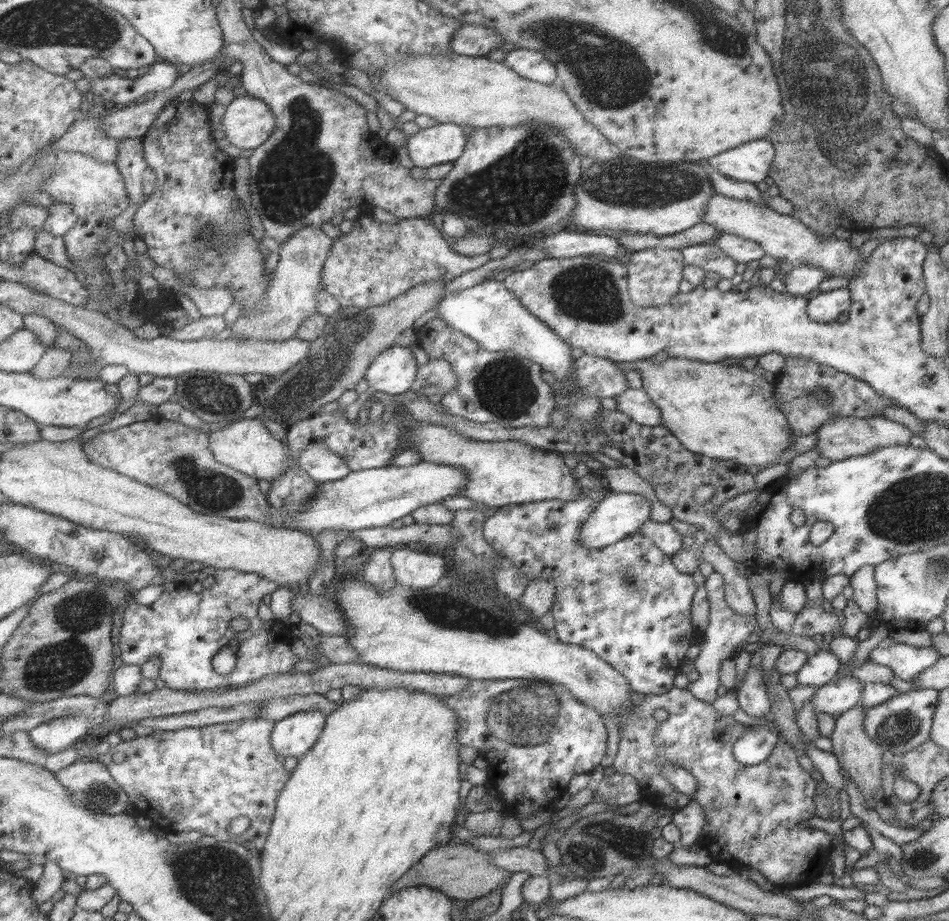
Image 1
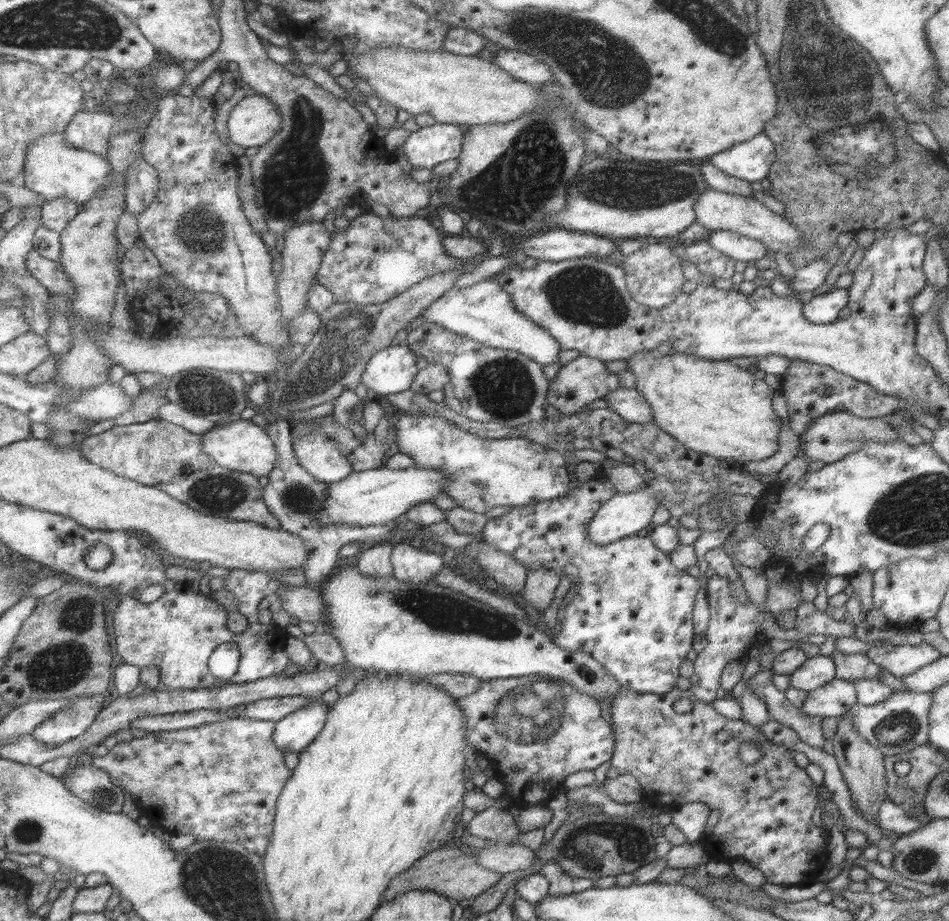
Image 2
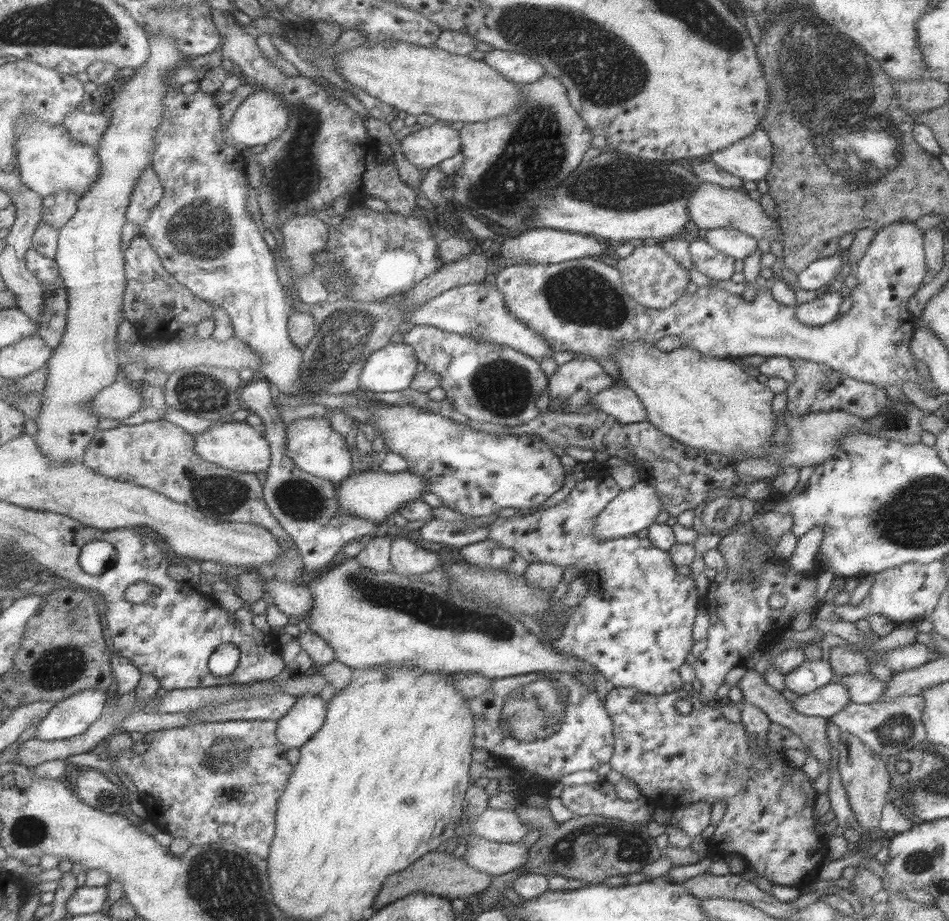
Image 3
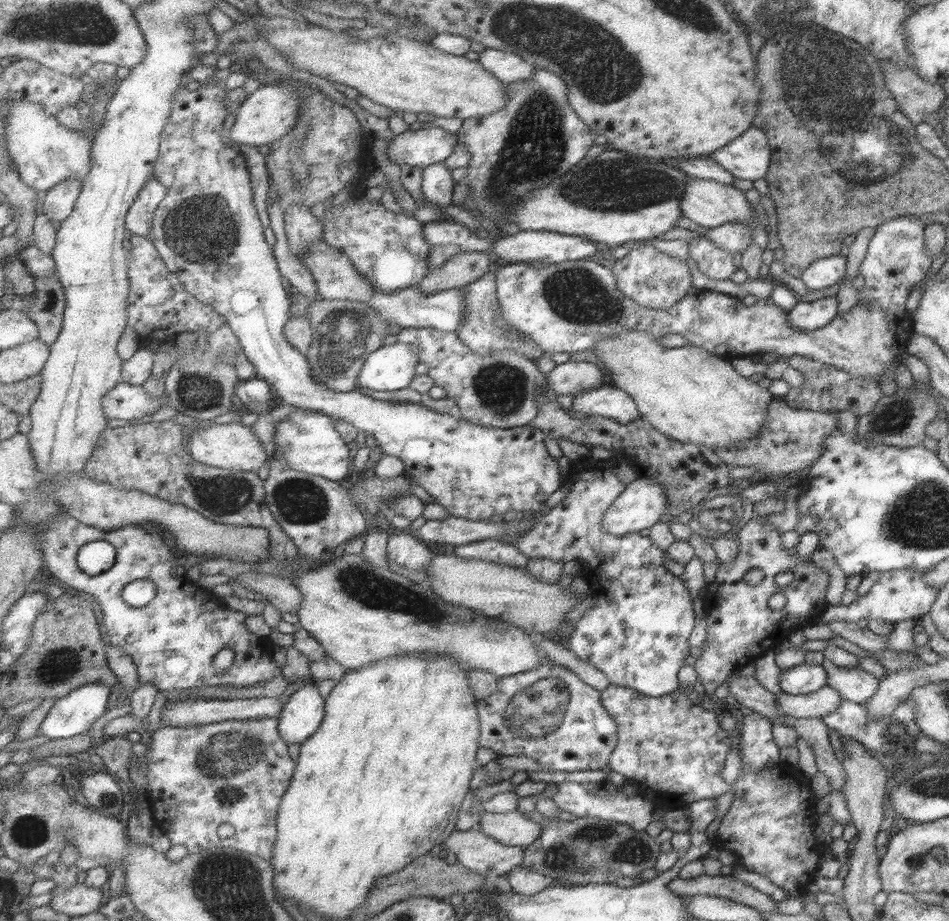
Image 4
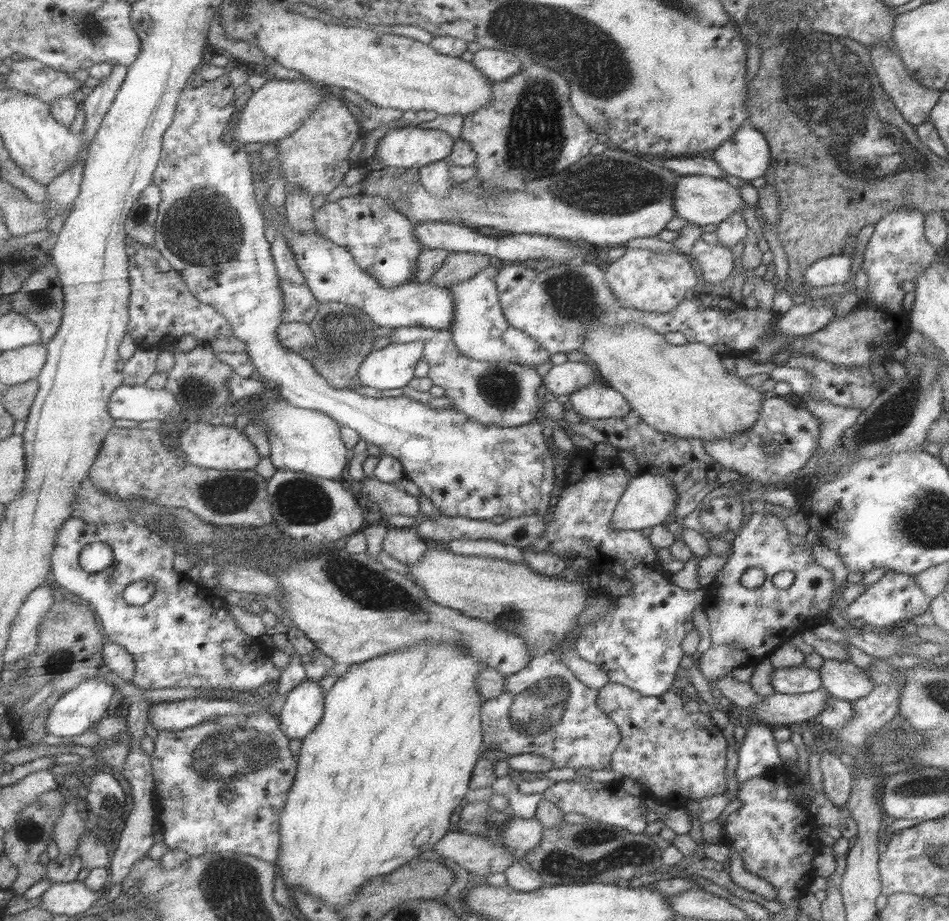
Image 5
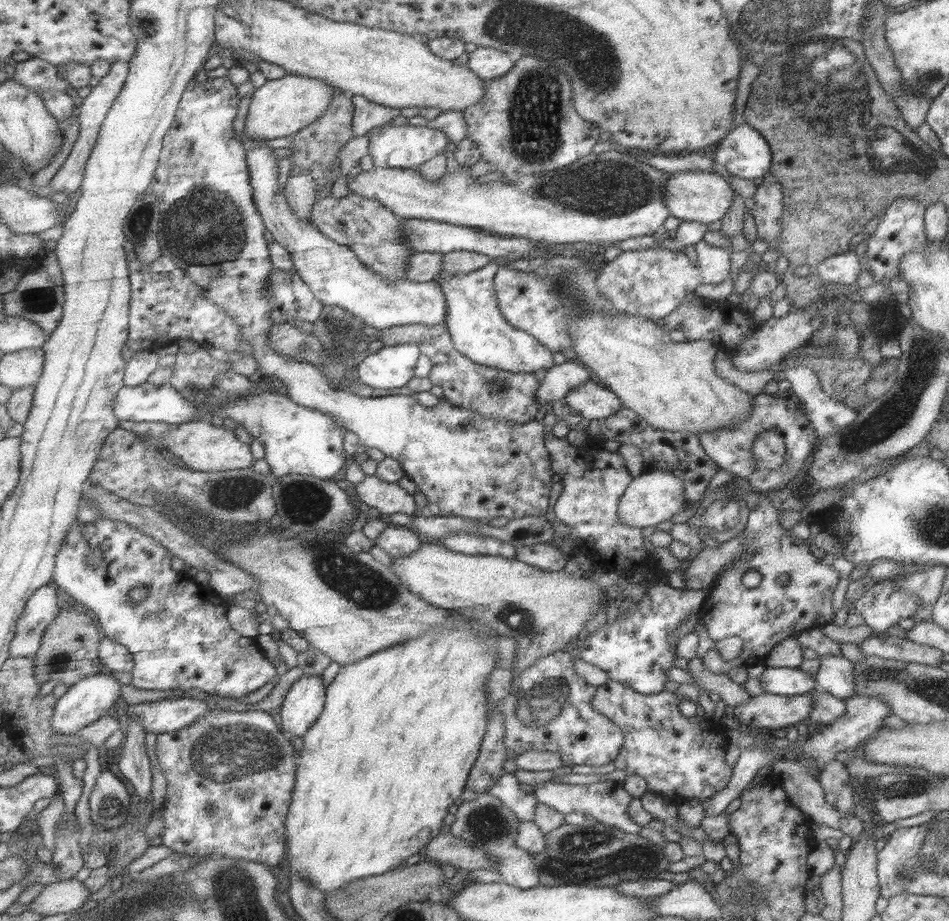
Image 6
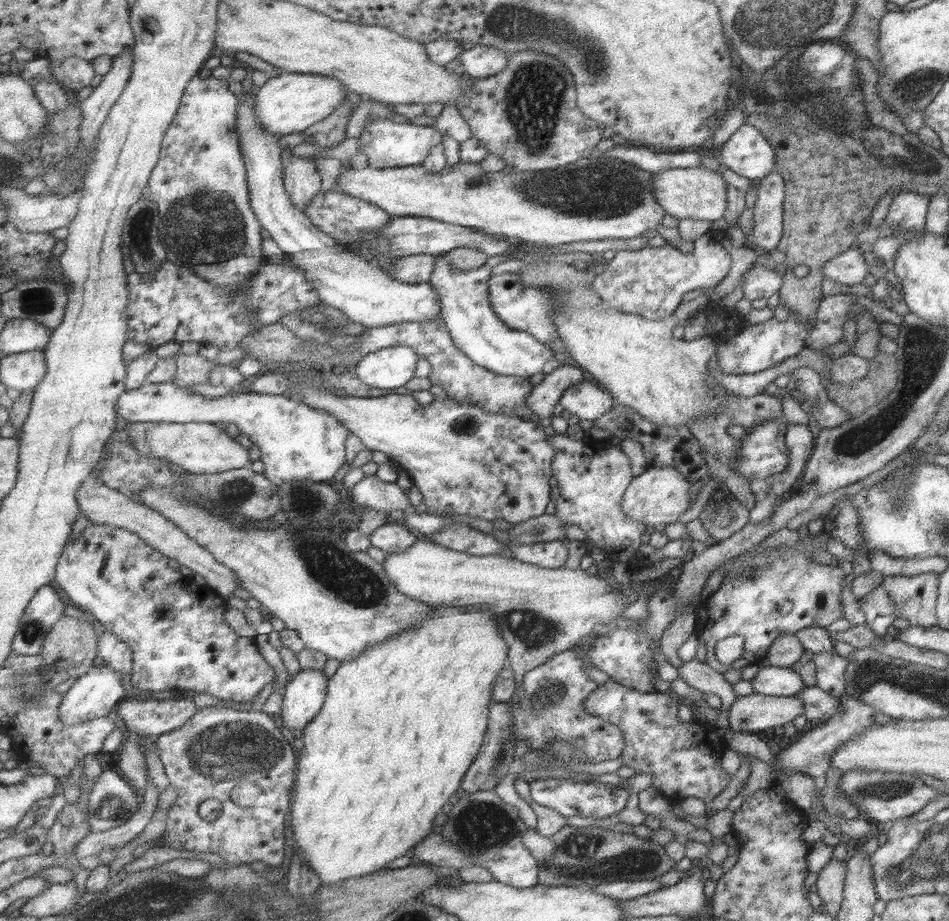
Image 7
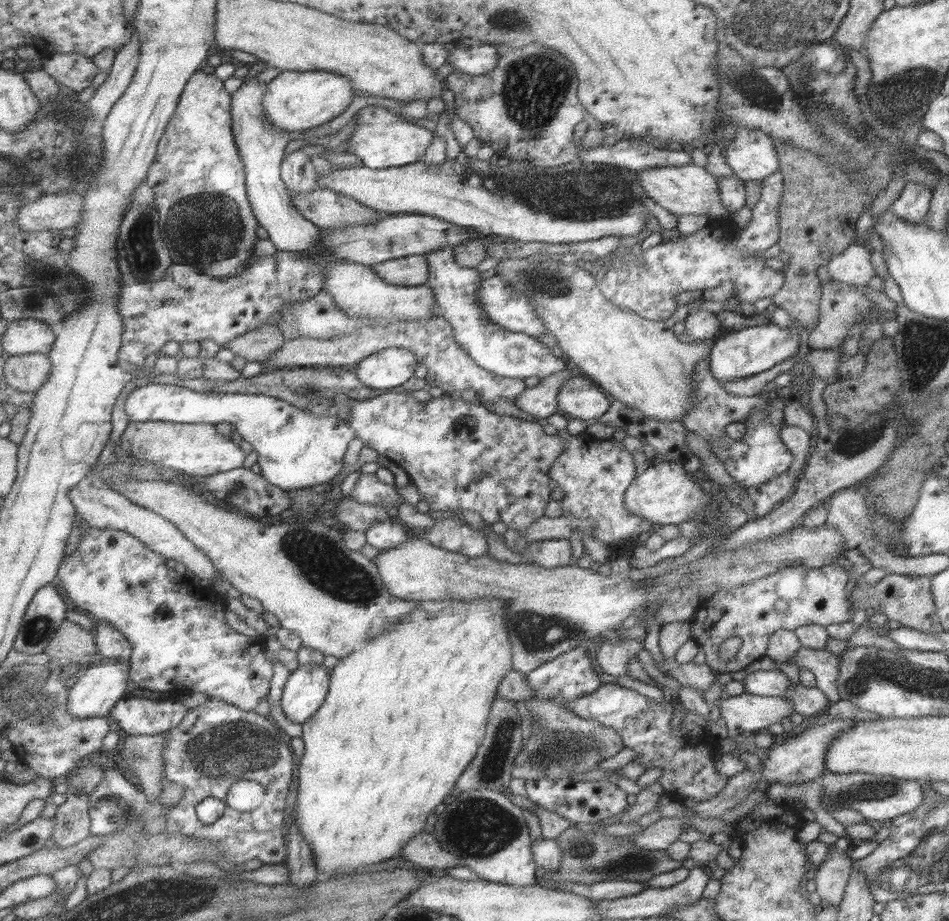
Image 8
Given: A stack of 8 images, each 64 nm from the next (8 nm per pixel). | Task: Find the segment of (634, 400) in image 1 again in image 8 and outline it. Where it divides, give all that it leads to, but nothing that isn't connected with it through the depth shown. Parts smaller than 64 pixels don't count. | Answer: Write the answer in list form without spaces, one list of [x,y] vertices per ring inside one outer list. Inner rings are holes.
[[[581,373],[561,386],[557,400],[567,417],[583,421],[602,417],[612,401],[608,394]]]

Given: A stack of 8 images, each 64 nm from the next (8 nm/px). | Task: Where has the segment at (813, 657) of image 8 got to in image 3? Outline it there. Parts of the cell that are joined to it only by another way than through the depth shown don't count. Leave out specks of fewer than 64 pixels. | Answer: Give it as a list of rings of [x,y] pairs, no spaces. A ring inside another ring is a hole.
[[[870,672],[843,677],[837,677],[834,674],[831,682],[843,684],[847,688],[846,692],[849,692],[850,702],[863,705],[879,701],[886,686],[885,683],[874,678]]]

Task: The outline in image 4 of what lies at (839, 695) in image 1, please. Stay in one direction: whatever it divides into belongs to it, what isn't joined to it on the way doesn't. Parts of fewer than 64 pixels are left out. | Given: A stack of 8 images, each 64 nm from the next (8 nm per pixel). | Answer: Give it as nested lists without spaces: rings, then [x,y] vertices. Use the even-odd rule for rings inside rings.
[[[823,686],[810,694],[779,693],[776,696],[777,711],[795,718],[822,718],[839,707],[841,702],[841,696],[829,686]]]

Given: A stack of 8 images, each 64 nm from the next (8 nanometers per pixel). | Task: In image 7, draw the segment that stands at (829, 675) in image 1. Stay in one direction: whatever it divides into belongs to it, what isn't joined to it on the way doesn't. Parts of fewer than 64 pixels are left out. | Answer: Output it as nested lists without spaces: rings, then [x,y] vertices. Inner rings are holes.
[[[772,665],[759,669],[750,683],[753,693],[765,696],[794,696],[805,687],[797,672]]]

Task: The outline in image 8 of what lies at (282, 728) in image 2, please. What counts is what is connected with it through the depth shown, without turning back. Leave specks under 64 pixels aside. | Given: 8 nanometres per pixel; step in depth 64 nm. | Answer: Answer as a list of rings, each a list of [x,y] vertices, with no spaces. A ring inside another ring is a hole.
[[[300,665],[293,671],[282,696],[285,714],[295,724],[305,724],[320,710],[330,692],[332,674],[324,665]]]

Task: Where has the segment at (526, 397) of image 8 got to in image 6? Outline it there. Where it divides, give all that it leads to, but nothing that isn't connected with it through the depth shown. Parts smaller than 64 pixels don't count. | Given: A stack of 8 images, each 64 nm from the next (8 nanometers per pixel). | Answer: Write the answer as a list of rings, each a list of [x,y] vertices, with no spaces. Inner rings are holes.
[[[566,360],[547,370],[539,390],[537,402],[539,406],[550,407],[550,403],[559,398],[566,398],[569,392],[582,384],[588,383],[593,377],[589,367],[575,360]]]

